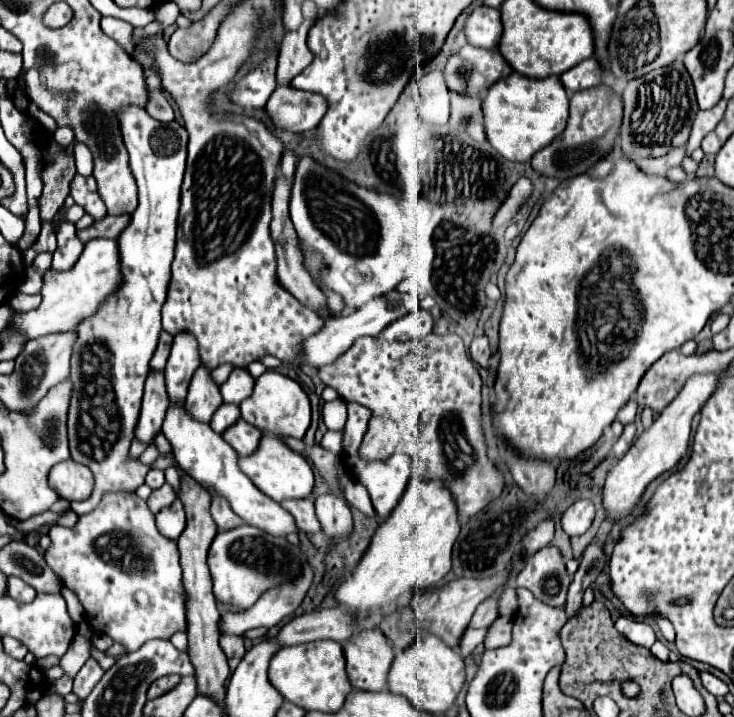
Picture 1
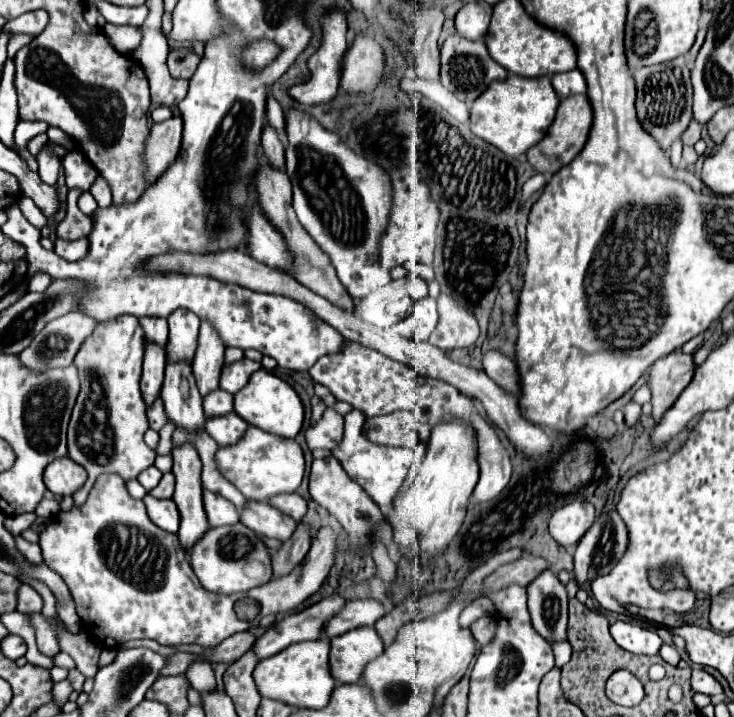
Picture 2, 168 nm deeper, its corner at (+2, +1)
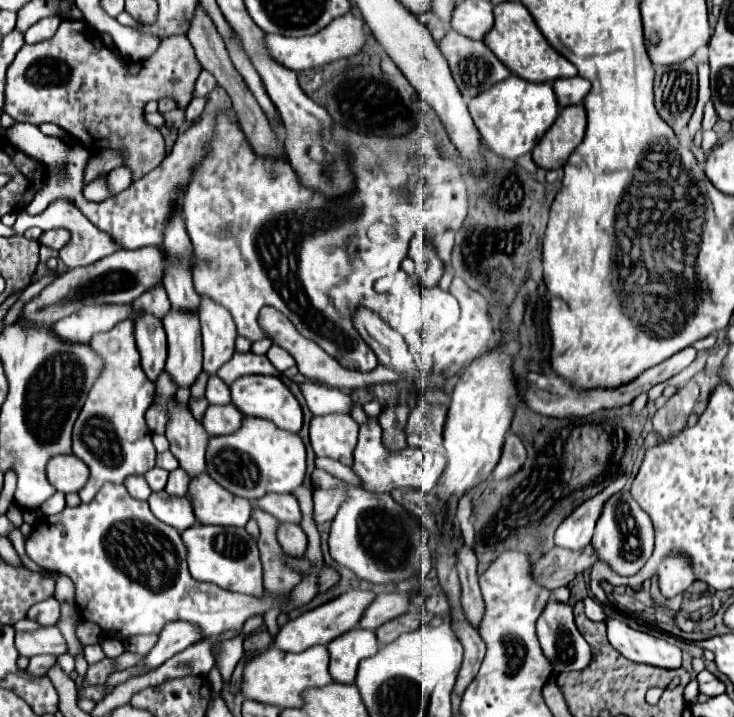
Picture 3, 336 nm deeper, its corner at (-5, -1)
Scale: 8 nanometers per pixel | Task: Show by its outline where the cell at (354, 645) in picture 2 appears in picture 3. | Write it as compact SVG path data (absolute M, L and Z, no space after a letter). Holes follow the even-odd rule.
M354 628L328 644L330 676L340 684L354 684L360 660L374 656L380 644L372 630Z

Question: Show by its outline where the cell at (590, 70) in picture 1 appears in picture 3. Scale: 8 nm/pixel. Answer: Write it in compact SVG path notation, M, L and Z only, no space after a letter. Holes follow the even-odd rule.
M574 76L574 78L558 78L552 82L558 104L570 106L570 104L580 104L584 100L584 96L590 92L590 82L586 78Z

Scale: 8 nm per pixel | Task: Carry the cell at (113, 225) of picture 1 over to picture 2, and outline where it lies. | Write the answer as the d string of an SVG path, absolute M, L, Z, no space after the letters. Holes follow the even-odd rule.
M71 189L67 195L67 216L63 222L57 224L57 238L63 240L77 240L77 238L85 238L91 232L91 216L85 216L79 208L77 201L82 191L79 189Z

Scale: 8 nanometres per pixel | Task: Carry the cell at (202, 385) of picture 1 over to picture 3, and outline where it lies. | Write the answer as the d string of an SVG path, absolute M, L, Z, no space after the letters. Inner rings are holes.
M202 298L198 316L204 342L204 372L208 376L216 376L218 368L234 354L234 340L238 336L236 326L228 310L216 306L210 298Z

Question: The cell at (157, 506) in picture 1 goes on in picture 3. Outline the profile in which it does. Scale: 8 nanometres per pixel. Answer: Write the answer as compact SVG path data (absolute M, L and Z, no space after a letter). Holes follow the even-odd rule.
M176 468L174 472L170 472L170 478L168 478L168 484L166 484L164 490L166 490L170 496L186 496L188 484L190 484L188 474L184 474L184 470Z

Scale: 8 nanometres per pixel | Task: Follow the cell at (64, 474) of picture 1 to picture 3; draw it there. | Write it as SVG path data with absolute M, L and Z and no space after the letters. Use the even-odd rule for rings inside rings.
M68 454L68 456L52 458L46 466L46 474L48 474L48 482L58 492L70 494L70 492L80 492L84 488L84 484L88 482L90 470L80 458L76 458L74 454Z

